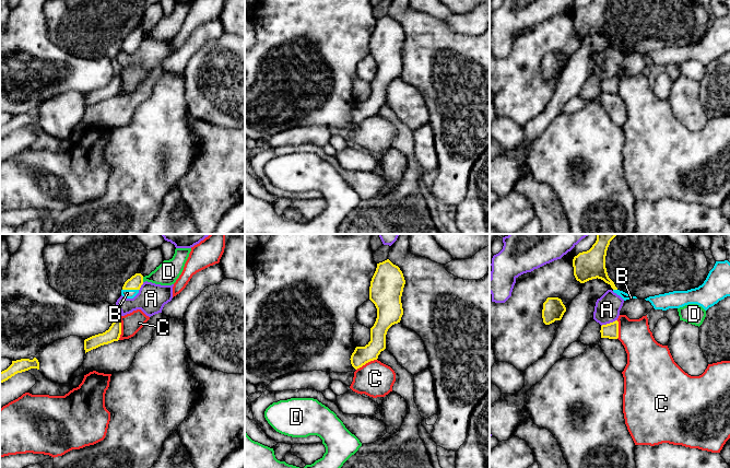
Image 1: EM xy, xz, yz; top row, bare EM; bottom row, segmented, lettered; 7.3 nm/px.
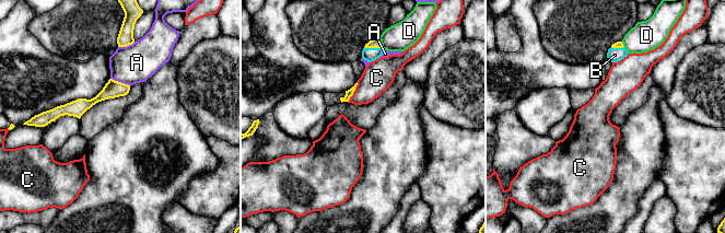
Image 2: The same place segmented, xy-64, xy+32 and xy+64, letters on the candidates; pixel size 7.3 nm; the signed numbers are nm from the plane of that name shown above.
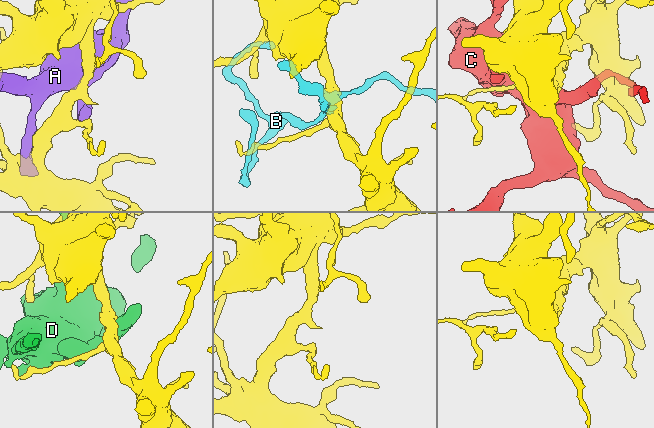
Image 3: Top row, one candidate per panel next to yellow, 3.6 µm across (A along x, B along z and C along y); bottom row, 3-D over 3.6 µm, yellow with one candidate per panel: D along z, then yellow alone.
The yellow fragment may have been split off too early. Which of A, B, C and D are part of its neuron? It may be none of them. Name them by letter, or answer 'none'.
B

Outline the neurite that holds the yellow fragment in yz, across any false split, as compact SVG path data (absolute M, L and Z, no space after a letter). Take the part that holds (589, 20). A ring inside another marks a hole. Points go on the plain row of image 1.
M592 0L587 5L579 8L573 14L574 31L577 36L585 38L592 34L601 34L610 39L613 47L620 50L624 56L637 54L623 46L620 46L614 37L609 33L605 23L605 11L609 0Z

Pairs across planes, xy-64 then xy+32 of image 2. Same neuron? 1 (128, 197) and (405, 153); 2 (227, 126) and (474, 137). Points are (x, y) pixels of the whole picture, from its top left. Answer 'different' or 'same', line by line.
1: same
2: different

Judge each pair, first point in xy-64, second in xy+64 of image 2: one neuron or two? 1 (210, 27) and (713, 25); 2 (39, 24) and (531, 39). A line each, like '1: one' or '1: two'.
1: two
2: two

